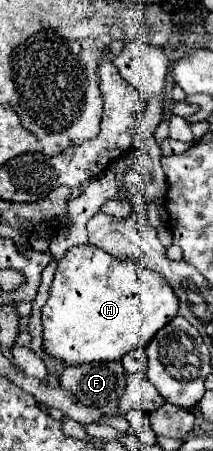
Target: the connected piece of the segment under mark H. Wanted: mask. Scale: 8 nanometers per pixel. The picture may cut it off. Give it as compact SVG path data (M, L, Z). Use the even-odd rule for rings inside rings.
M76 245L58 263L50 297L42 307L44 349L66 365L80 365L90 361L120 361L124 353L152 341L168 321L178 315L178 297L160 273L152 273L134 261L120 261L96 249L94 245Z

